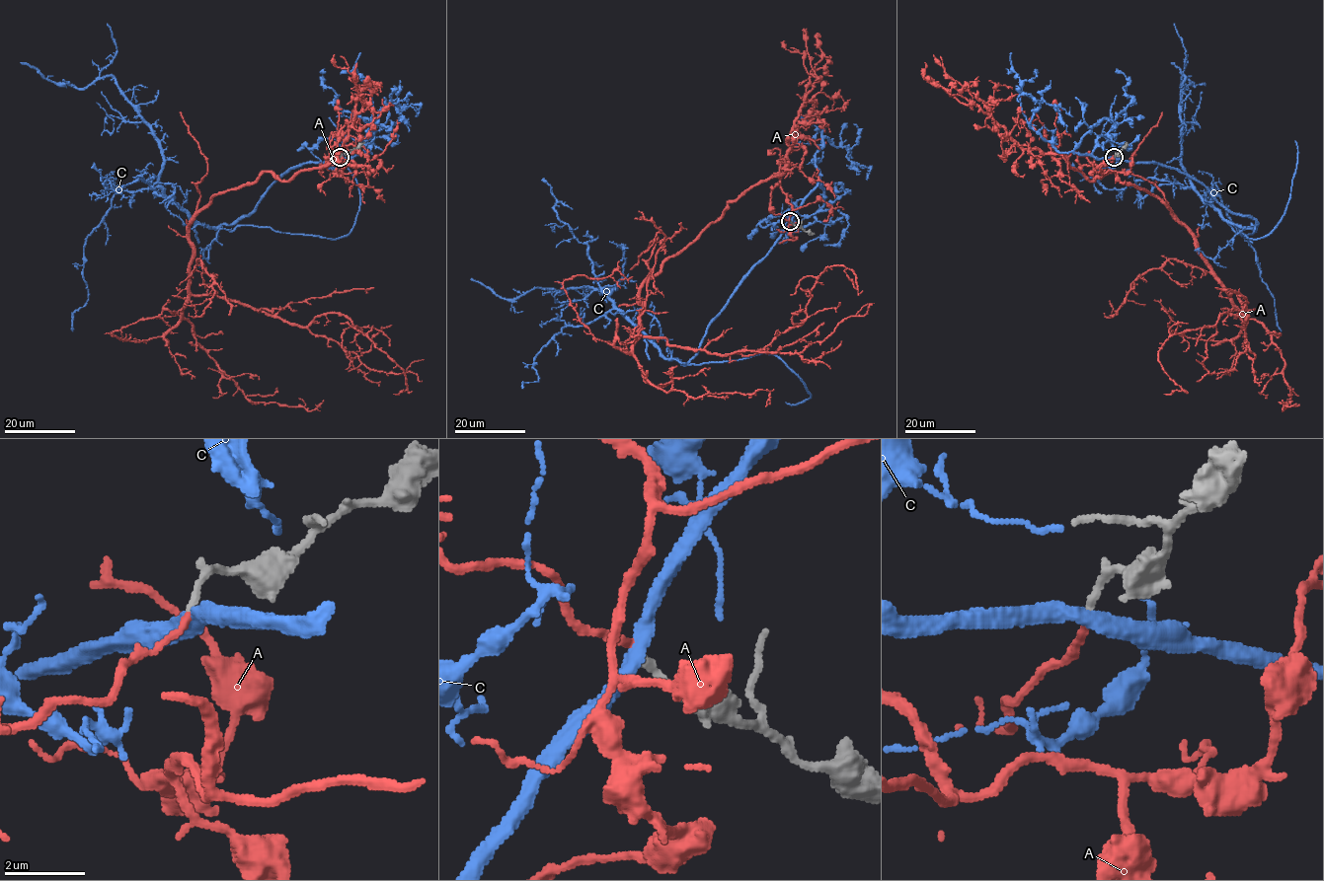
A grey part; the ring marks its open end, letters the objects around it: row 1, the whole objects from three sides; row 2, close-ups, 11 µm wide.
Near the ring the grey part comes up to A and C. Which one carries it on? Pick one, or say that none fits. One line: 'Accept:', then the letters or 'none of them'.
Accept: A

